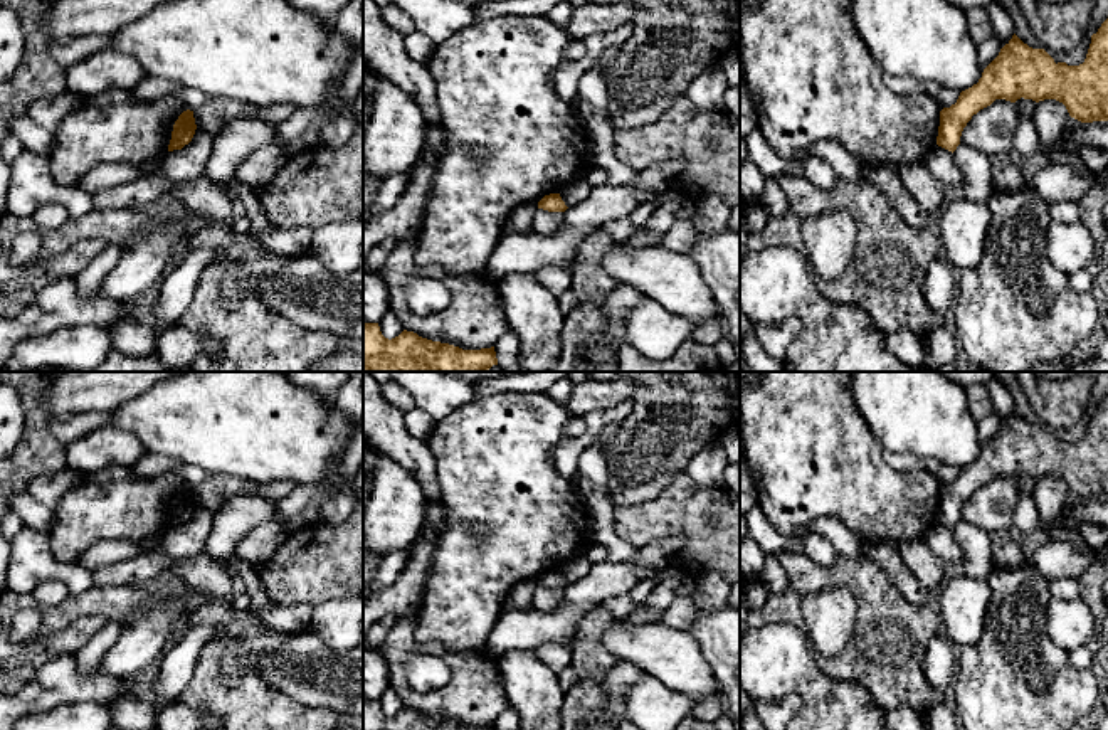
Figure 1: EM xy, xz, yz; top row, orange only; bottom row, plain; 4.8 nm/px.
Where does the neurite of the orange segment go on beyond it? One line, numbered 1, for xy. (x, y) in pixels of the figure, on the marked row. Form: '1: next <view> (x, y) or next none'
1: next none

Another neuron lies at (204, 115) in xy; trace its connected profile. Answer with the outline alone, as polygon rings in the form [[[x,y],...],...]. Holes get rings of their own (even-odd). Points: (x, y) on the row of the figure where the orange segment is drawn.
[[[208,98],[203,104],[193,109],[197,128],[208,133],[220,131],[229,121],[239,118],[257,118],[272,124],[279,124],[293,116],[296,108],[288,103],[271,106],[254,106],[229,98]]]

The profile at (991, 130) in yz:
[[[995,99],[980,109],[962,131],[960,143],[972,146],[992,160],[1007,156],[1012,151],[1012,140],[1019,114],[1014,103]]]

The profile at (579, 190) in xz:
[[[587,178],[577,180],[563,187],[558,193],[567,207],[573,207],[590,195],[592,185]]]

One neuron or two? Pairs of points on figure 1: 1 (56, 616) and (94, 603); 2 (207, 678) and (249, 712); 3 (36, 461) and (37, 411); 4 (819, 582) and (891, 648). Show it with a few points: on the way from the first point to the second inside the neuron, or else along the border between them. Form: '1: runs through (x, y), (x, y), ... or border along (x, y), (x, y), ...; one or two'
1: runs through (66, 613), (74, 606), (84, 604); one
2: runs through (217, 683), (239, 702); one
3: runs through (36, 449), (36, 423); one
4: runs through (844, 579), (849, 579), (883, 613), (886, 623); one

